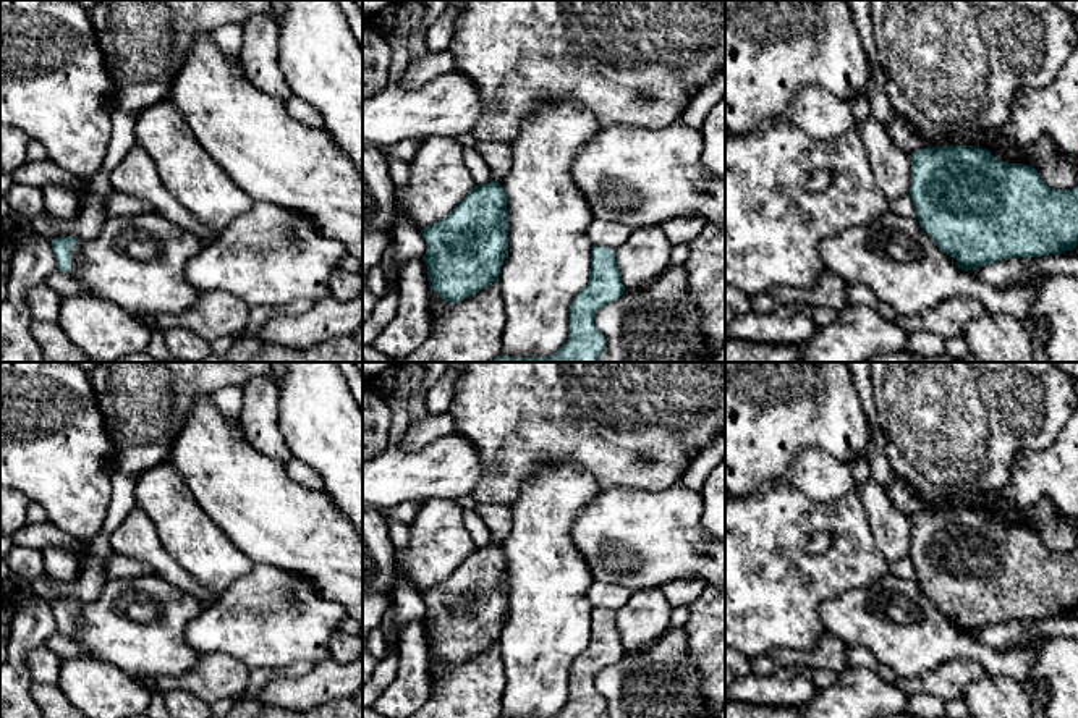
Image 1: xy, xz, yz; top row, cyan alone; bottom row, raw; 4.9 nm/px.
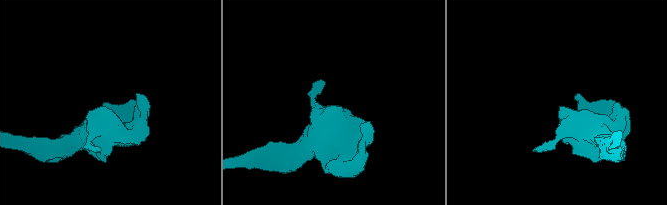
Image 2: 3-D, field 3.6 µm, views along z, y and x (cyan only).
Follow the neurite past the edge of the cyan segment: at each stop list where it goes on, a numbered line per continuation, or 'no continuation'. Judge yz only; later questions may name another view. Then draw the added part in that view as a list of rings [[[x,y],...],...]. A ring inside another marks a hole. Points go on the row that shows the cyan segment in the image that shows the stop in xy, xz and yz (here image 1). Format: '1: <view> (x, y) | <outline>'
no continuation

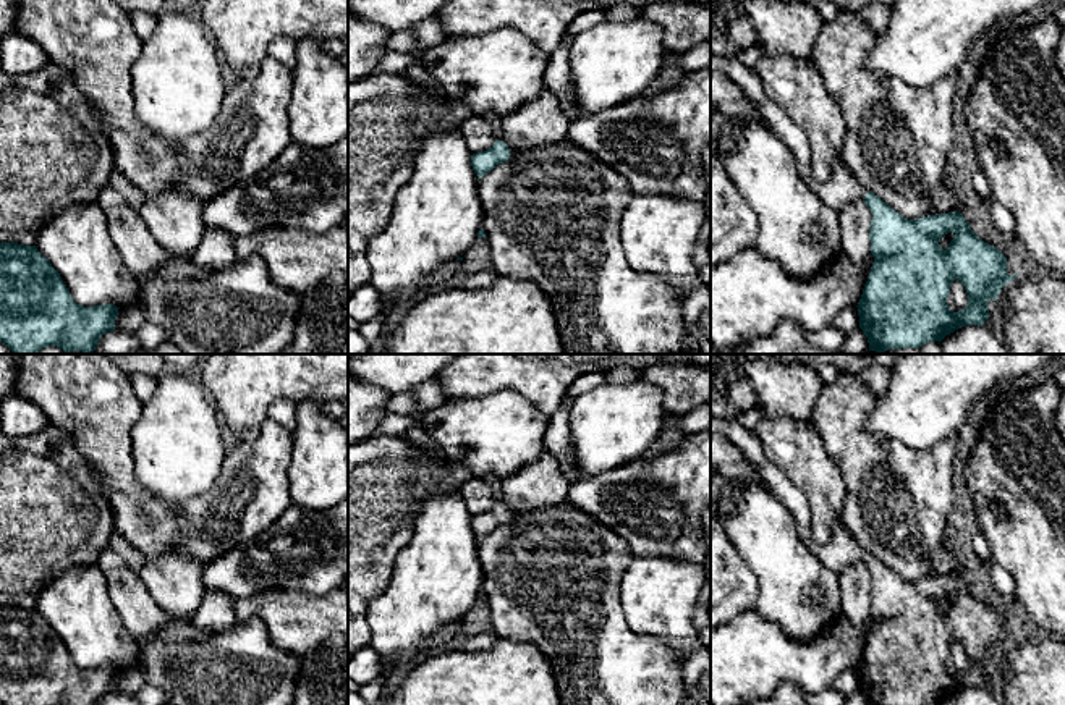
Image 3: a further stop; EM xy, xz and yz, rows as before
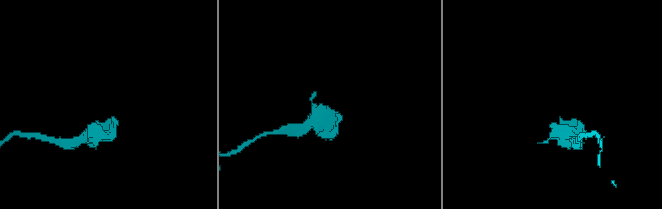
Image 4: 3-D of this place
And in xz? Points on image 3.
1: xz (494, 120) | [[[494,112],[484,113],[482,118],[490,125],[495,141],[503,141],[502,118]]]

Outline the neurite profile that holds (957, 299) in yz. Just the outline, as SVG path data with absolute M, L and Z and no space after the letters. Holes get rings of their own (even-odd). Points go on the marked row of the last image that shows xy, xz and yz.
M958 280L952 281L950 293L947 298L947 306L953 312L958 312L968 306L966 289Z

